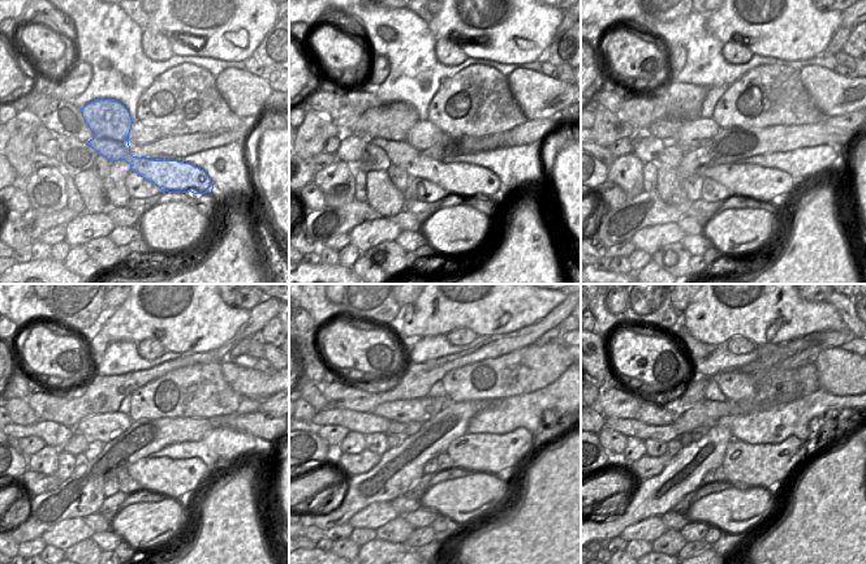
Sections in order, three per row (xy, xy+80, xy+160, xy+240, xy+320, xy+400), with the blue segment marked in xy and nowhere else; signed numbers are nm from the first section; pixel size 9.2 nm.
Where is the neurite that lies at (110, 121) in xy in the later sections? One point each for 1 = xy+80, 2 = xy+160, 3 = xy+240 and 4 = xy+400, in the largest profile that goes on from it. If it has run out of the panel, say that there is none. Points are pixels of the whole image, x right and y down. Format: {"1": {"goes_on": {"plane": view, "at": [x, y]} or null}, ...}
{"1": {"goes_on": {"plane": "xy+80", "at": [386, 126]}}, "2": {"goes_on": {"plane": "xy+160", "at": [755, 184]}}, "3": {"goes_on": {"plane": "xy+240", "at": [181, 476]}}, "4": {"goes_on": {"plane": "xy+400", "at": [765, 468]}}}

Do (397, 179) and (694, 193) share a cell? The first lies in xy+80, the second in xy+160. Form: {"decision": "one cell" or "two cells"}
{"decision": "one cell"}

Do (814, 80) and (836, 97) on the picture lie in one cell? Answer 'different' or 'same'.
same

